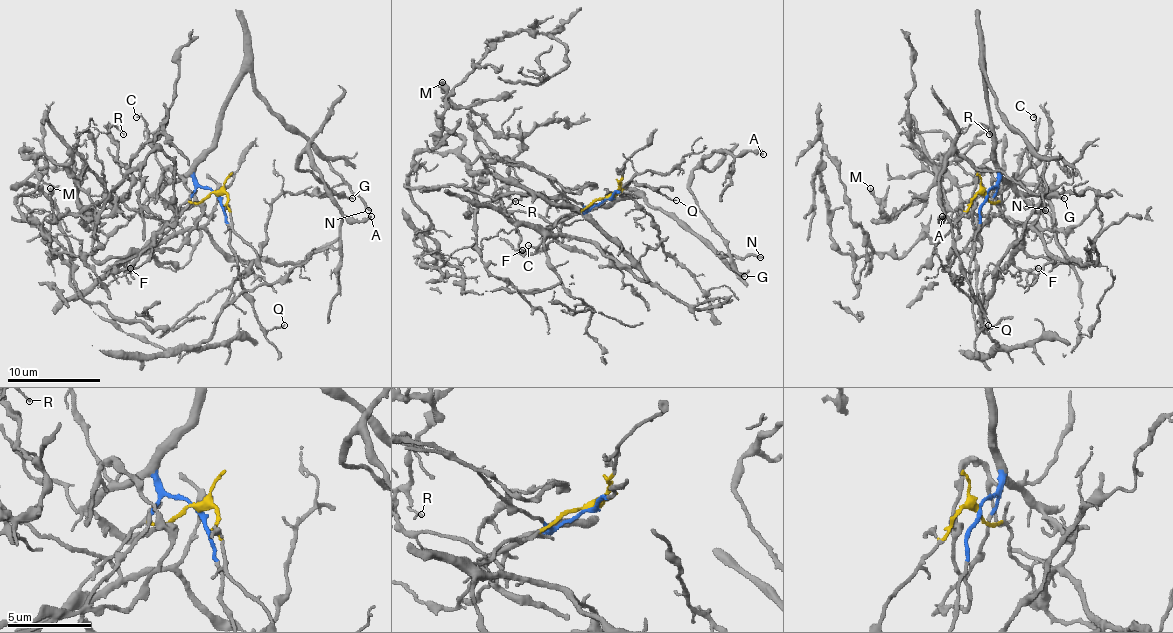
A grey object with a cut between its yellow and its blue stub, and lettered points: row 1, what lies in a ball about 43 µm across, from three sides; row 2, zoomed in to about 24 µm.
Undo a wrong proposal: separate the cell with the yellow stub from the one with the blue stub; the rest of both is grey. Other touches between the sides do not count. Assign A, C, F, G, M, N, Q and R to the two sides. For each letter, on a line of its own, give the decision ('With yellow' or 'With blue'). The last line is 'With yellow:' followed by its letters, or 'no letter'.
A: With blue
C: With blue
F: With yellow
G: With blue
M: With yellow
N: With blue
Q: With blue
R: With yellow
With yellow: F, M, R

